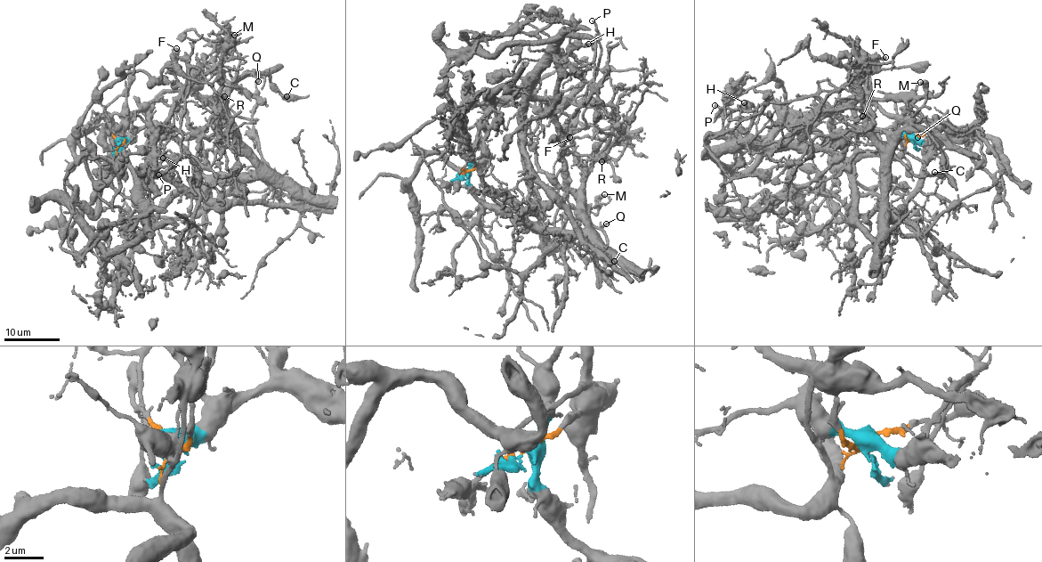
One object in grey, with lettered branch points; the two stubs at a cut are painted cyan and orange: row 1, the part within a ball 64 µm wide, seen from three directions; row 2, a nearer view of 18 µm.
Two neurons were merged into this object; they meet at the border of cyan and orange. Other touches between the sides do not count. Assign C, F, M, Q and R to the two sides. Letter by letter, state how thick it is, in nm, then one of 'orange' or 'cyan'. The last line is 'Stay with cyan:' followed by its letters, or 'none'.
C: calibre 90 nm; cyan
F: calibre 240 nm; cyan
M: calibre 240 nm; cyan
Q: calibre 150 nm; cyan
R: calibre 100 nm; cyan
Stay with cyan: C, F, M, Q, R

